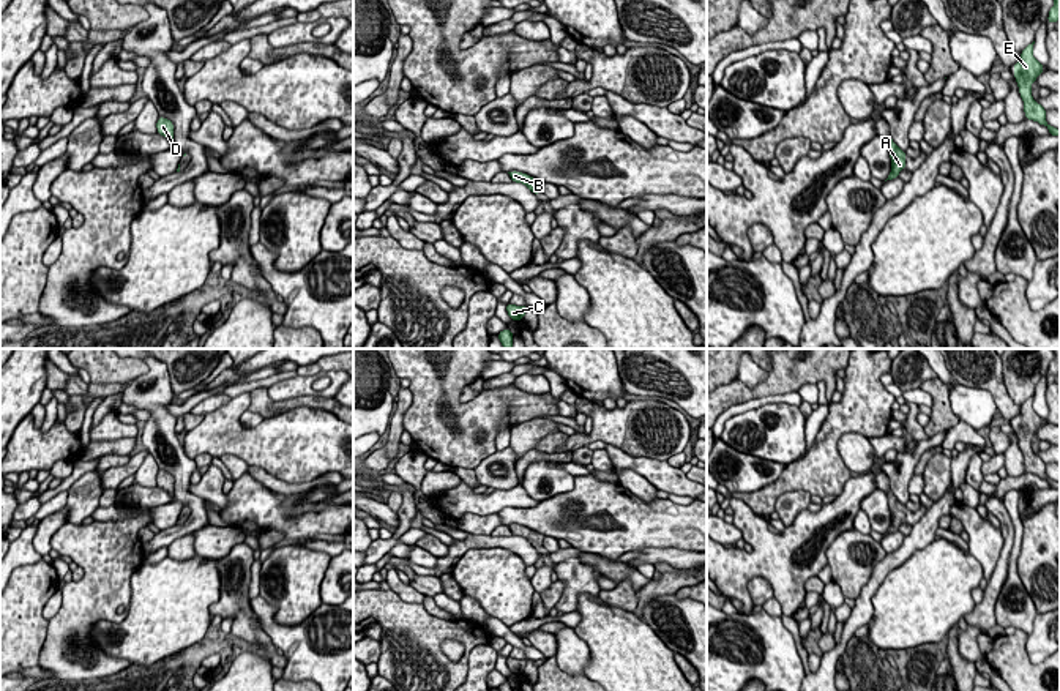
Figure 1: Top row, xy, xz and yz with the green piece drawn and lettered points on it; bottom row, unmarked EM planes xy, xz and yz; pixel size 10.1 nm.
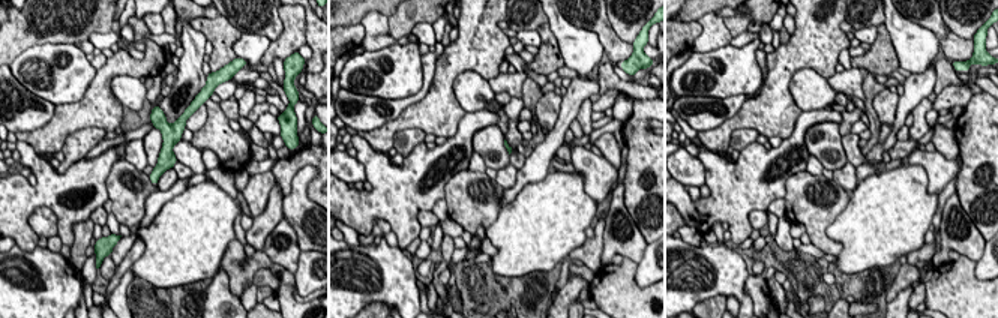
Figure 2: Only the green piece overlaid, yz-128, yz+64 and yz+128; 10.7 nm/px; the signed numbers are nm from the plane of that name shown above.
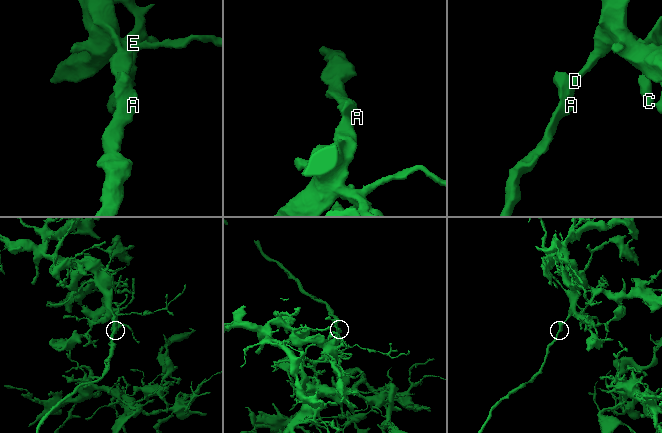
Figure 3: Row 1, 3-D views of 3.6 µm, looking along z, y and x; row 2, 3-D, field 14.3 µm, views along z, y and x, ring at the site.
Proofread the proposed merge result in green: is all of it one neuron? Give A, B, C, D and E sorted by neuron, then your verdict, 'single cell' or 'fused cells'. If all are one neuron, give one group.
A B C D E; single cell

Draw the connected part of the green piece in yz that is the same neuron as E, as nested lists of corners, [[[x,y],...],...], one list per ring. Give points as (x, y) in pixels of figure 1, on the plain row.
[[[1035,394],[1021,405],[1021,413],[1014,416],[1014,432],[1024,454],[1025,473],[1033,473],[1046,480],[1051,489],[1060,489],[1060,483],[1046,475],[1046,462],[1032,450],[1032,437],[1044,424],[1044,420],[1033,410],[1033,398]]]

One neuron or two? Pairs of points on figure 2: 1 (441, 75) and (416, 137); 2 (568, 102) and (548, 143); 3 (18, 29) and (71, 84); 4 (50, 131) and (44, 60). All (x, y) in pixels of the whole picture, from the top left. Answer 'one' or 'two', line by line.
1: two
2: one
3: two
4: two

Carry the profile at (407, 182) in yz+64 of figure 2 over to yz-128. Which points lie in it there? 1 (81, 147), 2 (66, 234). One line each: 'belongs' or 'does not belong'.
1: does not belong
2: belongs

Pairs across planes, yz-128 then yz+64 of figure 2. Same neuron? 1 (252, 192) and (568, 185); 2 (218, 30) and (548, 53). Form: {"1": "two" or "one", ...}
{"1": "two", "2": "one"}

